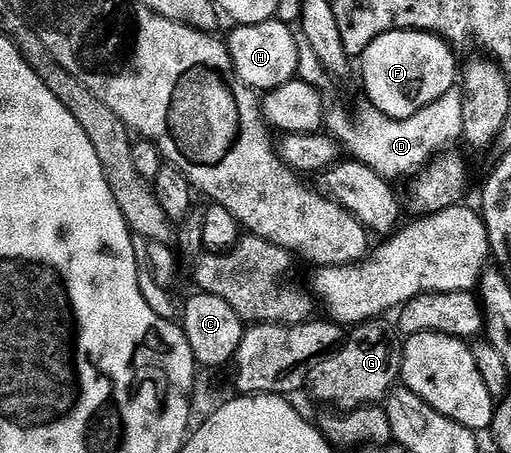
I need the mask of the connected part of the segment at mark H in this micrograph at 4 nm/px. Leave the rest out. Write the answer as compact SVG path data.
M273 19L262 24L235 26L226 48L229 57L244 84L260 93L272 92L295 80L301 67L297 34L287 23Z

